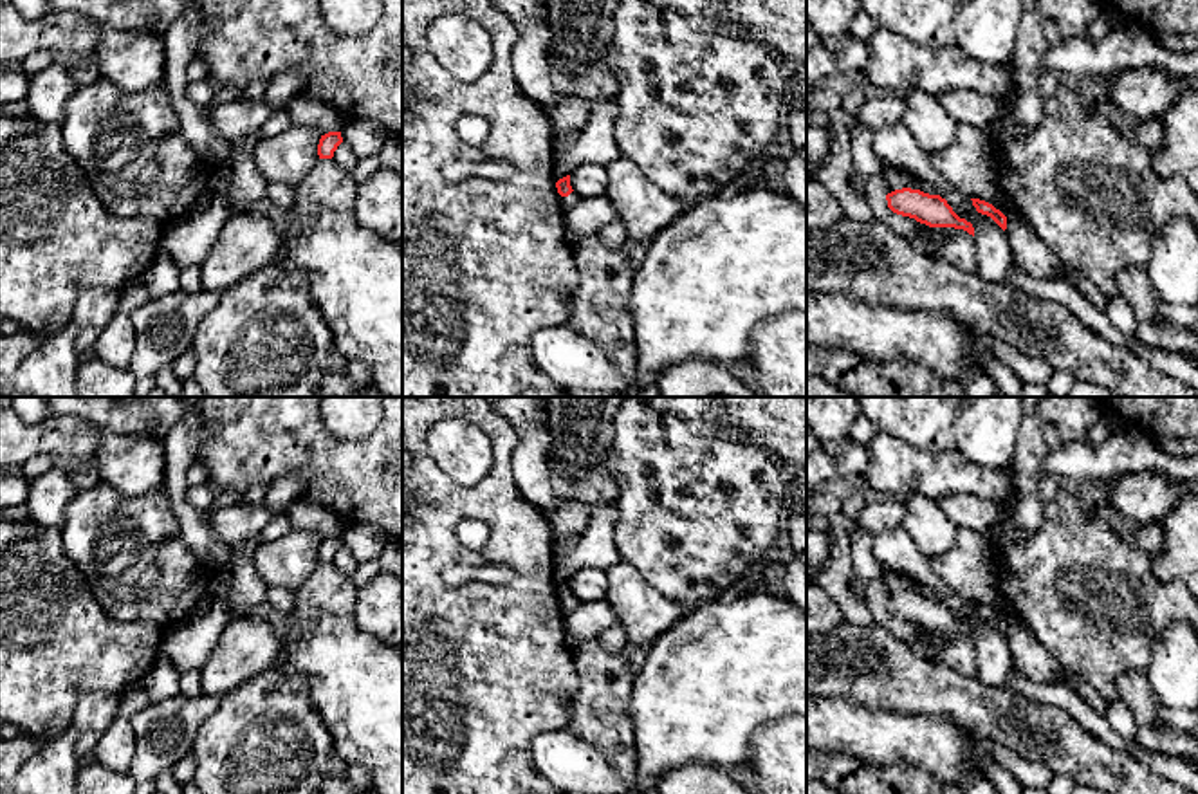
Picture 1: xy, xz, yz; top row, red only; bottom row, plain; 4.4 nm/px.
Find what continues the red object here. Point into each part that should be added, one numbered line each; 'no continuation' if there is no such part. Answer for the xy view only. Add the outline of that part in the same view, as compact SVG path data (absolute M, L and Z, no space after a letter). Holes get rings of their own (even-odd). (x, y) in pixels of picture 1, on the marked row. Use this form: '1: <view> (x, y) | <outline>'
no continuation

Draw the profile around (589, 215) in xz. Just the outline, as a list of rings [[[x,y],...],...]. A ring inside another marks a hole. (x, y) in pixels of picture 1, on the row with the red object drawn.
[[[606,195],[579,198],[577,204],[565,209],[565,240],[574,247],[617,218],[619,215]]]

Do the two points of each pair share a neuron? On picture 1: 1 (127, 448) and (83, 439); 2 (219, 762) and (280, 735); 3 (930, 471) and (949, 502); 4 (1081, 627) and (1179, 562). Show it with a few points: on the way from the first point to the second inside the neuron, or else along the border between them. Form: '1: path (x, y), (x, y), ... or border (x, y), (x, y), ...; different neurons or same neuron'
1: border (98, 430), (98, 446), (91, 462); different neurons
2: path (233, 762), (253, 762), (266, 749); same neuron
3: border (987, 498), (946, 493), (937, 500); different neurons
4: border (1150, 556), (1150, 567), (1159, 580), (1179, 581); different neurons

